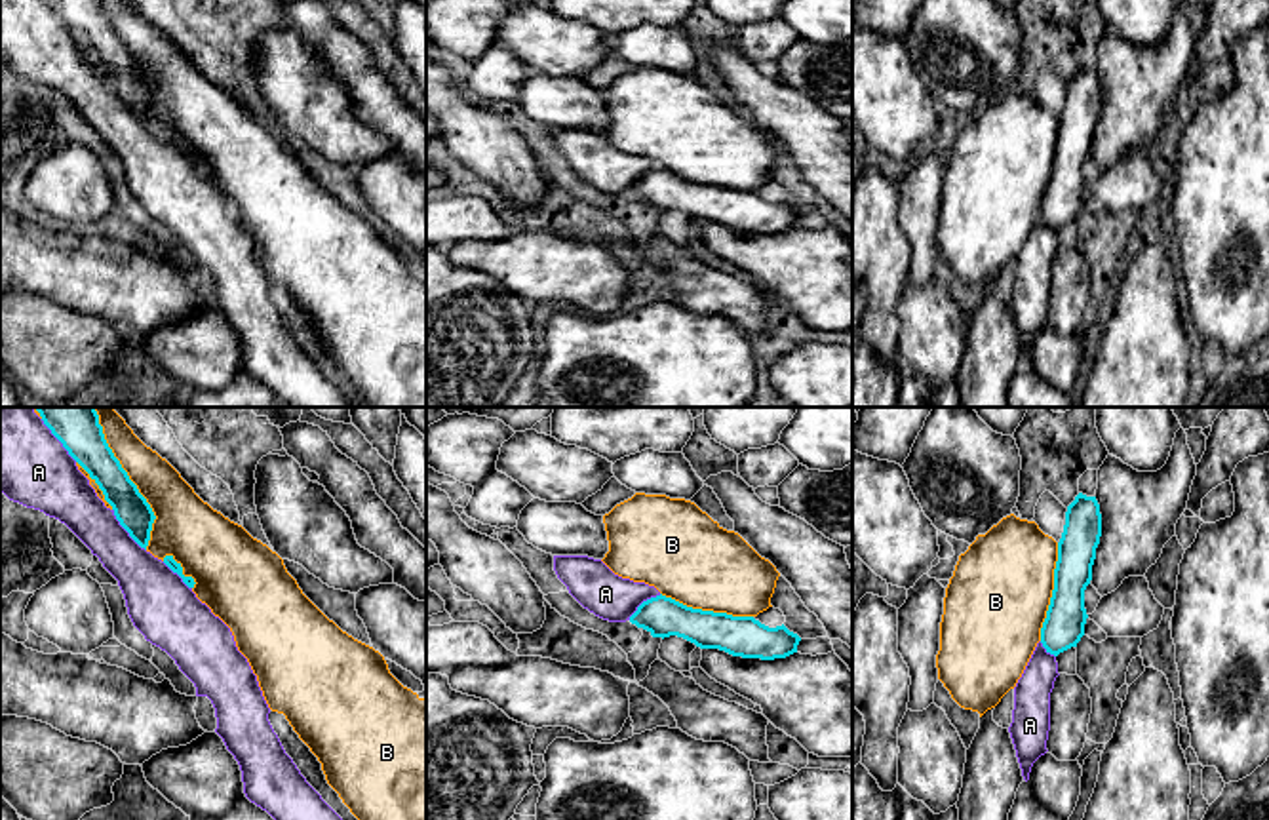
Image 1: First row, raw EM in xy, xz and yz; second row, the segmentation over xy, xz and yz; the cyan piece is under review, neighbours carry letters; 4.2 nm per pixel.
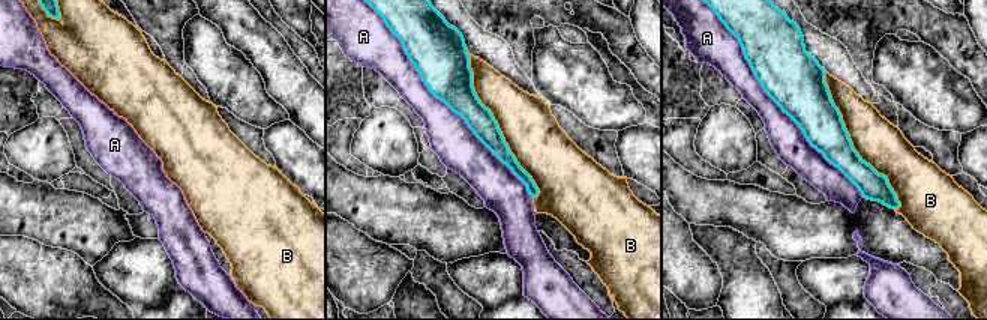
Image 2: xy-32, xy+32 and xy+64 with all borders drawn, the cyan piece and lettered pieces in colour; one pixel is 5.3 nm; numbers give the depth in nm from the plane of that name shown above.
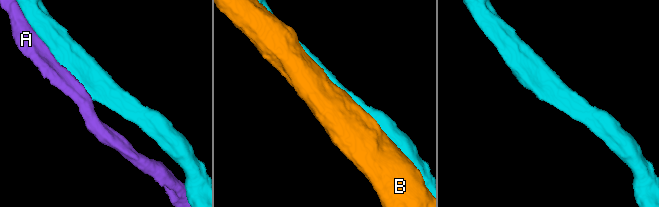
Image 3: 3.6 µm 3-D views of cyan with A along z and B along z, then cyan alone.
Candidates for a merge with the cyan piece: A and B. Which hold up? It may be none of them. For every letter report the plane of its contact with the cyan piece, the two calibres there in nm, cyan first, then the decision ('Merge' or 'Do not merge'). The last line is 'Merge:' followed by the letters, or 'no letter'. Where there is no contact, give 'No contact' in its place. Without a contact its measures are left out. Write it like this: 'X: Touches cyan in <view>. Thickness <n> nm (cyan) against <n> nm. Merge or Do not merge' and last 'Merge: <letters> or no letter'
A: Touches cyan in xy. Thickness 150 nm (cyan) against 220 nm. Do not merge
B: Touches cyan in xy. Thickness 160 nm (cyan) against 240 nm. Do not merge
Merge: no letter

